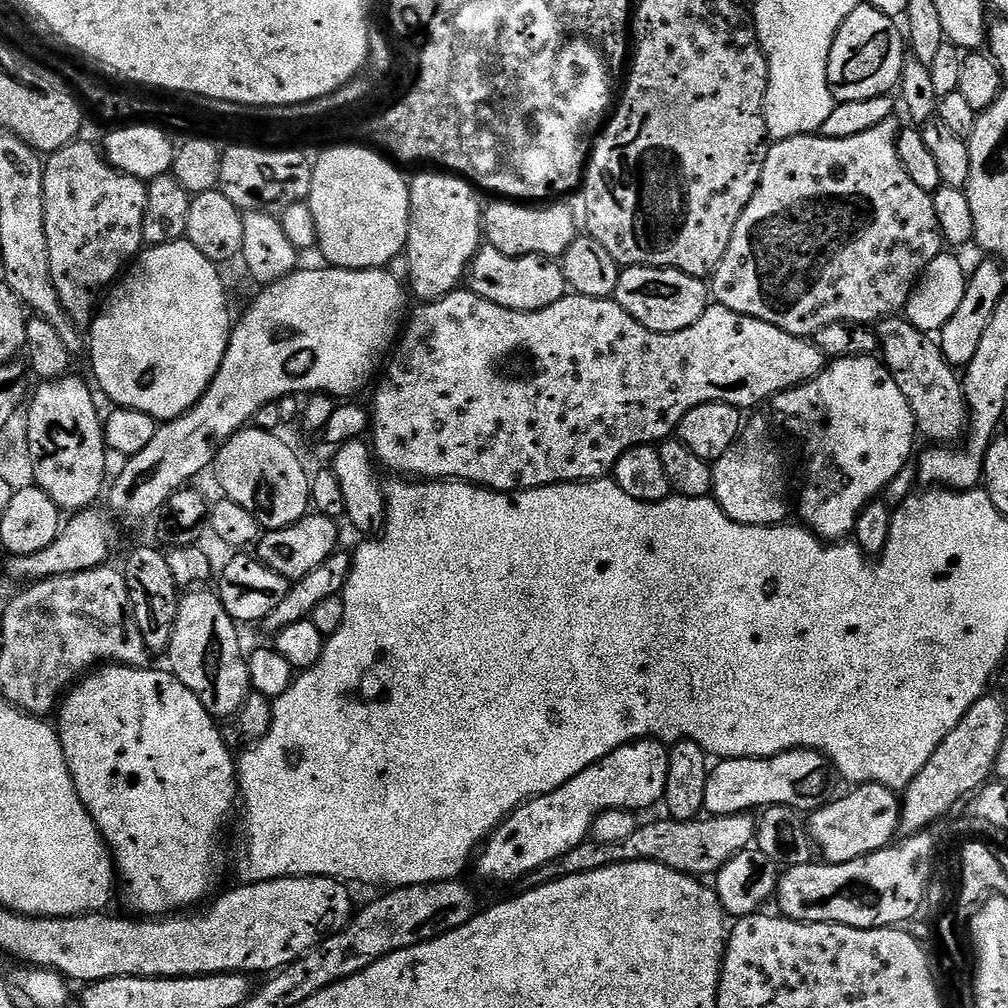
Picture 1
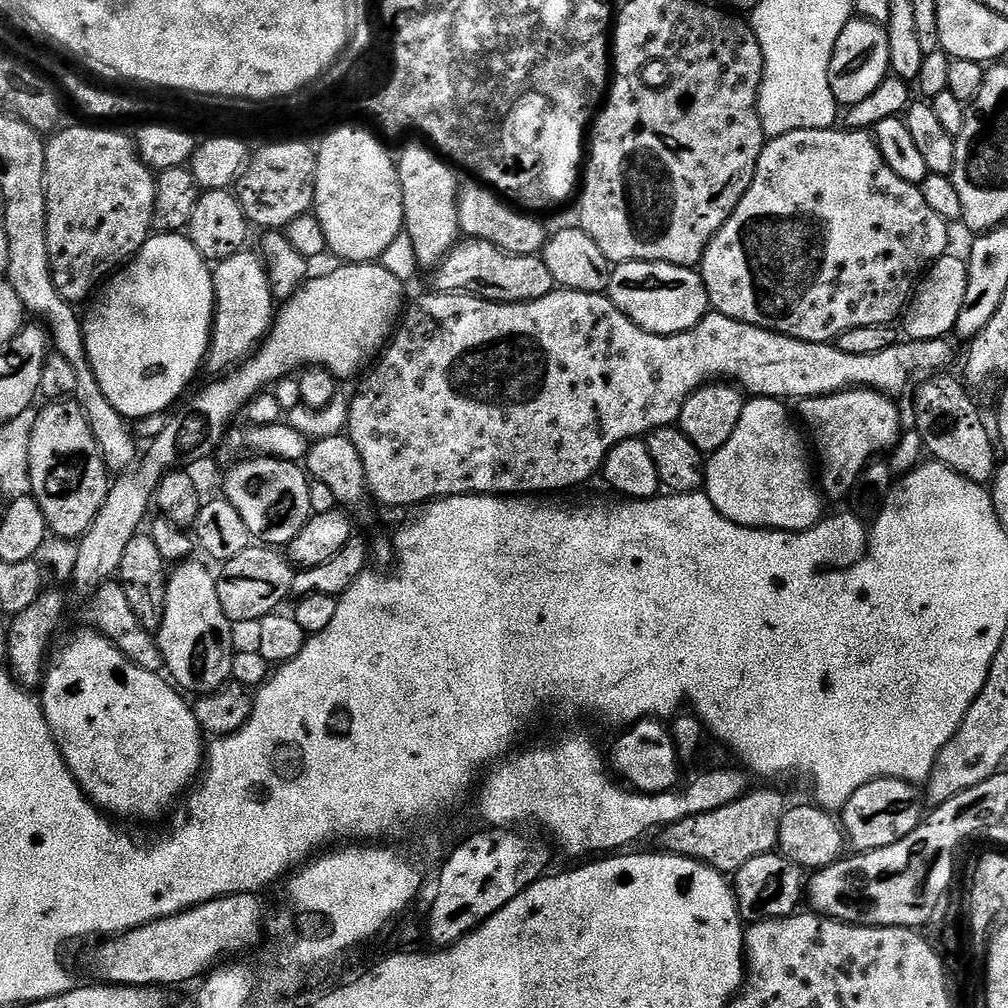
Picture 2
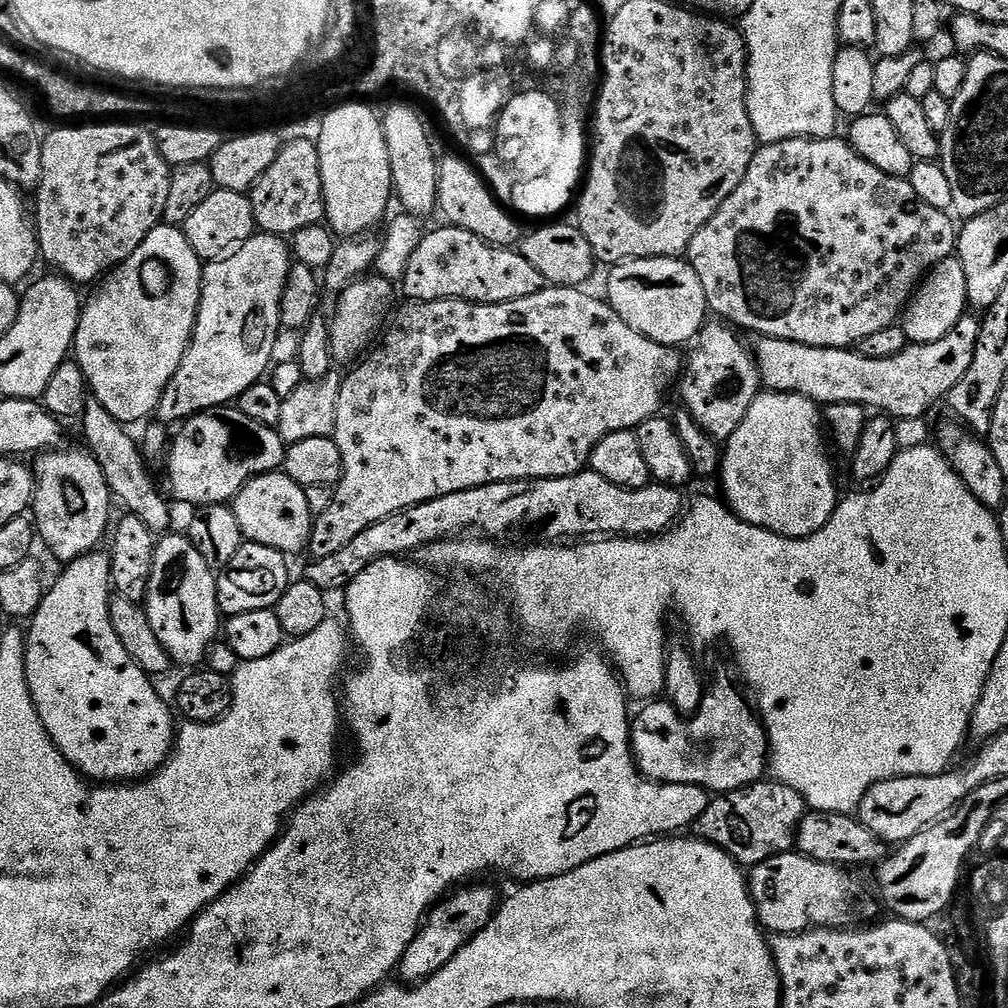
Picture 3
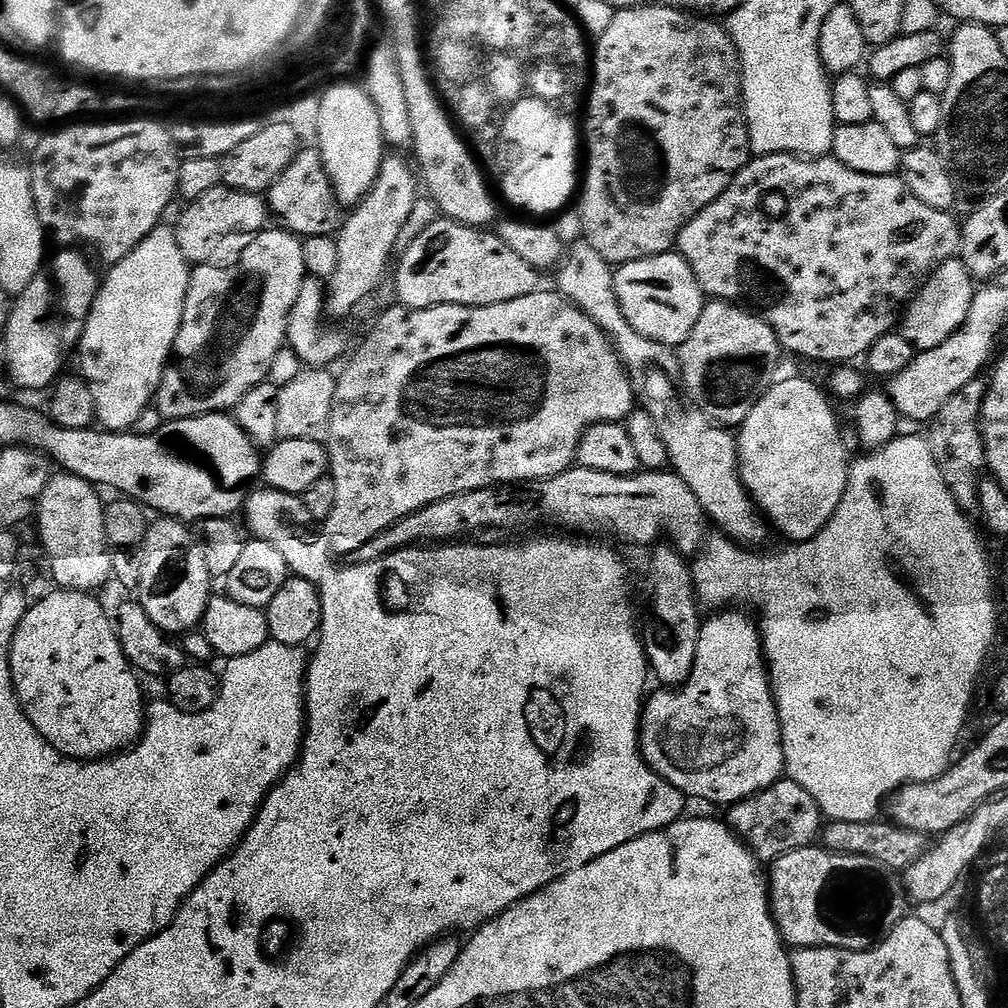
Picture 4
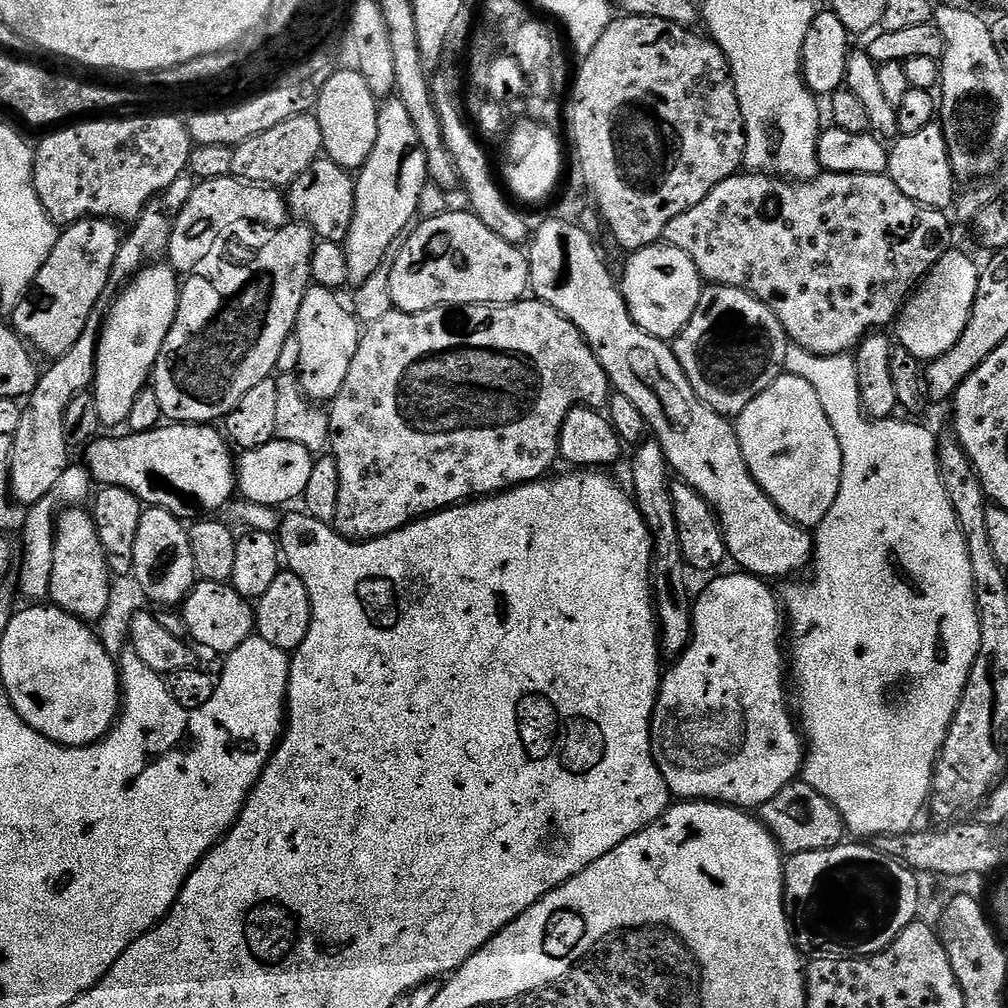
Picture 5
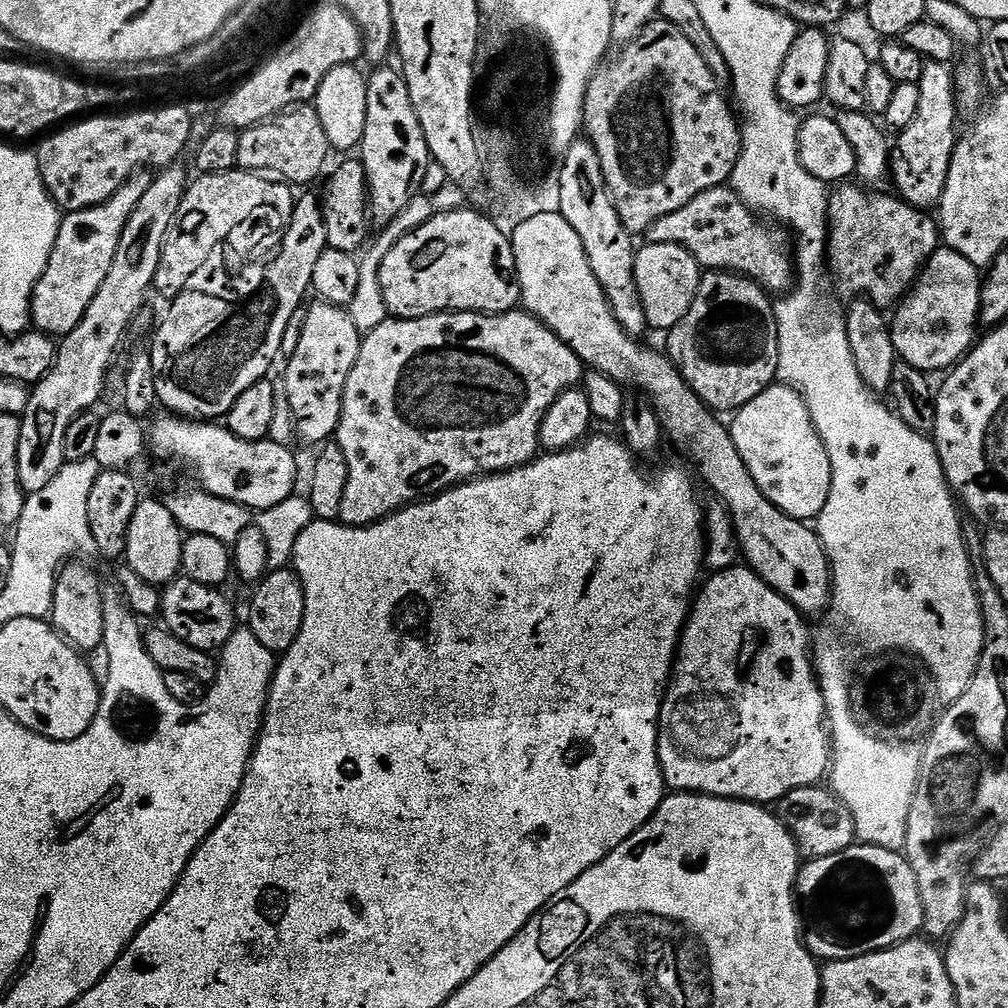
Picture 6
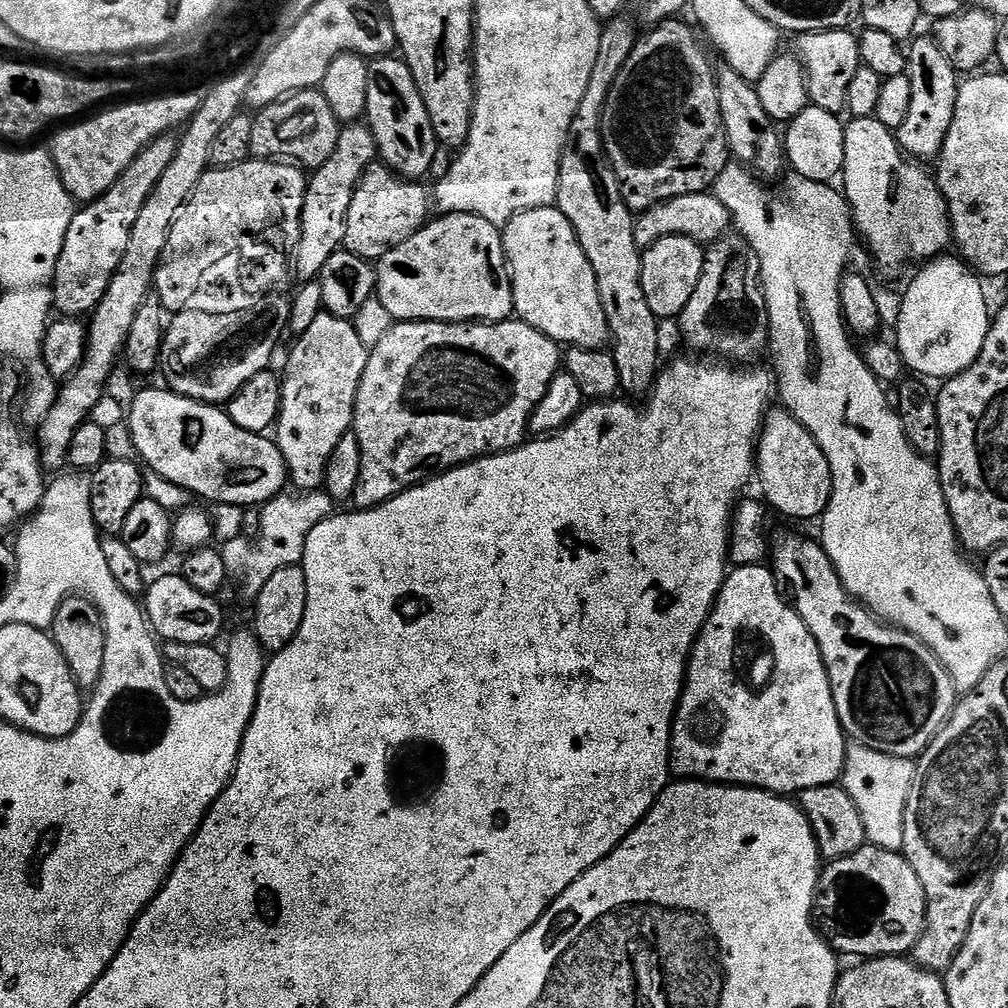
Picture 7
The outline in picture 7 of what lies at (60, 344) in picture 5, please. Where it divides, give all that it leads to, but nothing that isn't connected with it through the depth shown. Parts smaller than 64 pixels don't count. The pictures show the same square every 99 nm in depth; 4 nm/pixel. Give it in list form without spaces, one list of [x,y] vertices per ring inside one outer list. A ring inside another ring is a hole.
[[[175,135],[159,136],[151,140],[126,166],[126,170],[96,200],[89,200],[84,208],[73,215],[70,230],[66,230],[66,242],[62,242],[62,254],[58,258],[56,273],[52,279],[52,303],[55,311],[64,318],[87,317],[102,302],[118,266],[122,262],[122,254],[126,254],[126,246],[130,242],[130,230],[146,198],[158,186],[158,178],[168,169],[174,154],[180,145]]]

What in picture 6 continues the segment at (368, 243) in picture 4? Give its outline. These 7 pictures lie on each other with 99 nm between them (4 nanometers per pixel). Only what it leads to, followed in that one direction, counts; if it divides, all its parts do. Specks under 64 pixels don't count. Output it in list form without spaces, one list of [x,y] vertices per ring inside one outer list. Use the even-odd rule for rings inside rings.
[[[389,66],[375,69],[373,76],[367,77],[366,130],[358,149],[359,159],[364,162],[368,175],[370,212],[380,222],[392,220],[402,210],[406,202],[421,191],[428,176],[430,153],[422,122],[414,110],[410,90],[404,81],[403,71],[396,72]]]

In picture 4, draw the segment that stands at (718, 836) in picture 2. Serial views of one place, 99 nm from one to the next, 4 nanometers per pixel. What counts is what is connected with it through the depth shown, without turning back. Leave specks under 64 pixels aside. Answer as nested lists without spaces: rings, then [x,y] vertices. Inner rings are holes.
[[[782,778],[774,786],[731,805],[727,809],[726,823],[749,850],[761,862],[771,862],[790,854],[794,850],[811,848],[822,832],[822,813],[818,802],[810,798],[798,782]]]

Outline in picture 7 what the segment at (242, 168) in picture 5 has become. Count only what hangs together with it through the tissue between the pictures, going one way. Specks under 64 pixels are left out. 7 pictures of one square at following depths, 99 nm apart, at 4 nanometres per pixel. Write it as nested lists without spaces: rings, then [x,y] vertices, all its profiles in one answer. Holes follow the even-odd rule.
[[[303,88],[301,92],[294,92],[284,99],[274,102],[270,106],[259,109],[254,116],[254,136],[252,138],[252,156],[256,158],[283,158],[285,161],[291,162],[305,170],[315,170],[322,167],[326,162],[326,158],[330,158],[330,154],[334,154],[334,150],[338,146],[338,138],[340,137],[340,129],[342,127],[341,120],[334,114],[334,110],[330,110],[330,102],[326,102],[323,91],[314,88]]]

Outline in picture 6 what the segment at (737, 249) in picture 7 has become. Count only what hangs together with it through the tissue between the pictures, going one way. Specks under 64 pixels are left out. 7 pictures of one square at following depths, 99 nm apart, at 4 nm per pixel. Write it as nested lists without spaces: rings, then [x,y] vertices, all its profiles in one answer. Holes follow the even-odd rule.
[[[727,270],[705,271],[686,318],[682,318],[682,322],[678,322],[667,333],[667,356],[684,375],[685,382],[695,390],[696,397],[717,413],[735,413],[737,408],[746,406],[746,402],[758,398],[762,390],[777,383],[778,322],[773,301],[768,299],[769,293],[747,276]]]

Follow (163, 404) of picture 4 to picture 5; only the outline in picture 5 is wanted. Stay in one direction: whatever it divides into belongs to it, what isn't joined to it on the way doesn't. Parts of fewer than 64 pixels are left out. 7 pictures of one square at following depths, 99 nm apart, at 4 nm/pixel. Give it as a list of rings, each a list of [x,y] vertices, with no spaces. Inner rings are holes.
[[[288,222],[285,228],[279,228],[271,233],[271,244],[259,245],[263,251],[260,265],[272,272],[278,282],[274,284],[276,296],[268,306],[246,306],[246,310],[252,314],[224,314],[224,310],[219,310],[216,292],[212,292],[214,283],[208,280],[207,275],[192,274],[183,281],[176,317],[170,326],[170,334],[166,334],[166,342],[162,342],[162,350],[150,377],[151,387],[156,387],[156,404],[168,415],[169,421],[177,424],[212,424],[223,421],[230,410],[238,406],[238,398],[242,398],[246,390],[258,386],[258,382],[269,379],[276,372],[278,353],[282,351],[286,338],[290,338],[296,331],[298,306],[302,306],[302,298],[312,284],[310,262],[318,243],[312,229],[299,222]]]

